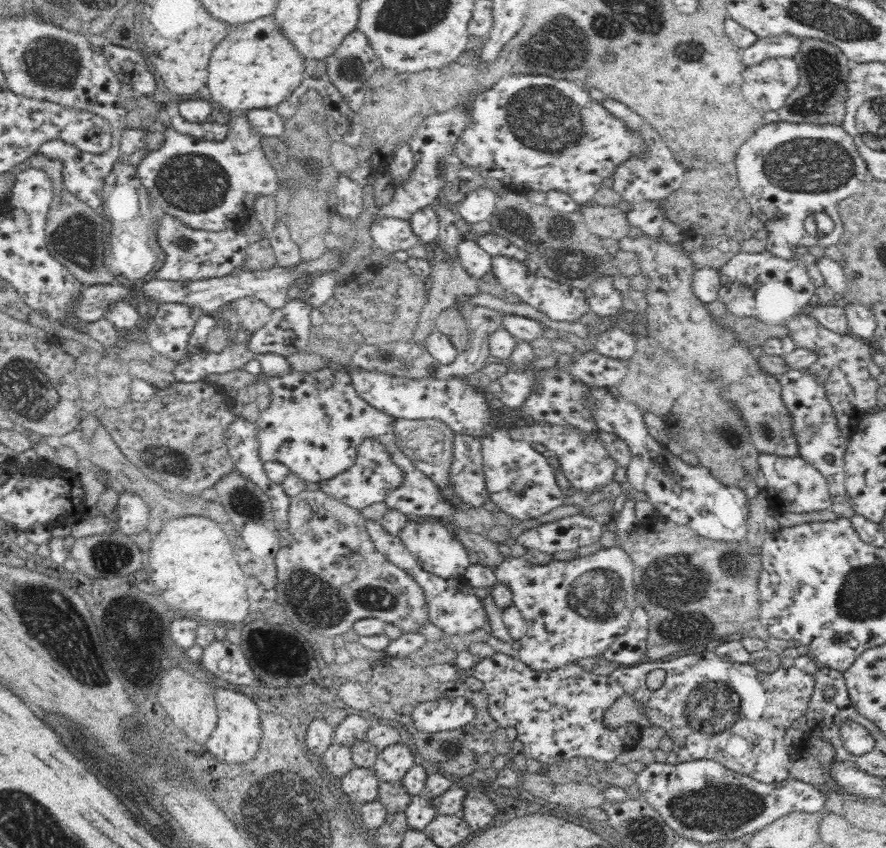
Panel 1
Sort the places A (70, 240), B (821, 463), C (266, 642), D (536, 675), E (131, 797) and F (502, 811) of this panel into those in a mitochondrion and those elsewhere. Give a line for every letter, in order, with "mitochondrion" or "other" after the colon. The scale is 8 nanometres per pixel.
A: mitochondrion
B: other
C: mitochondrion
D: other
E: other
F: other

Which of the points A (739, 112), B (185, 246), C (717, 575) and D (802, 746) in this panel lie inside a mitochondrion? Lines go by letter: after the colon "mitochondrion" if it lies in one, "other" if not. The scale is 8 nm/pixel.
A: other
B: mitochondrion
C: mitochondrion
D: other

